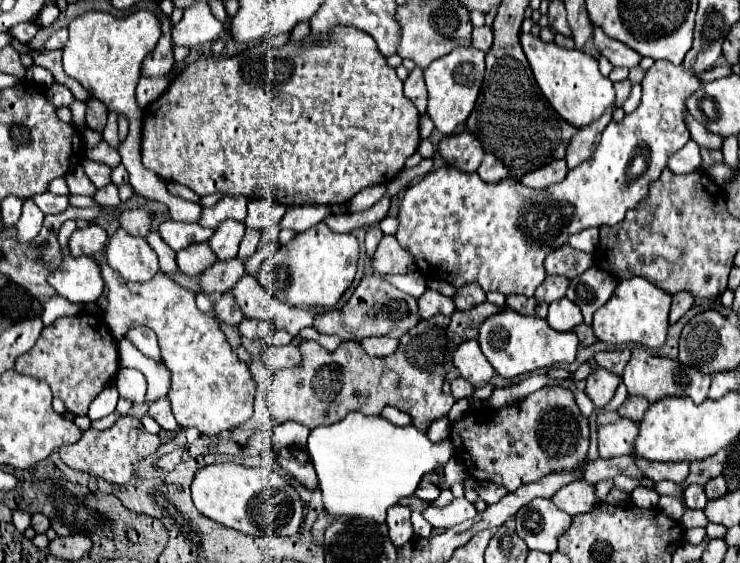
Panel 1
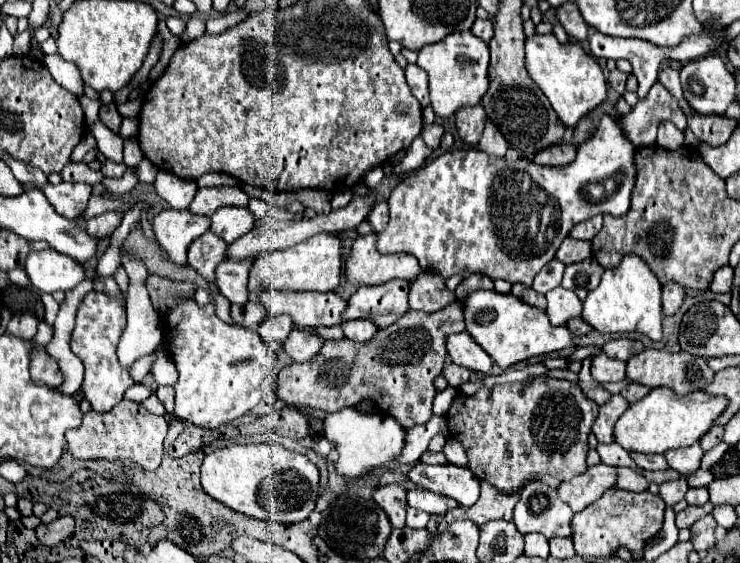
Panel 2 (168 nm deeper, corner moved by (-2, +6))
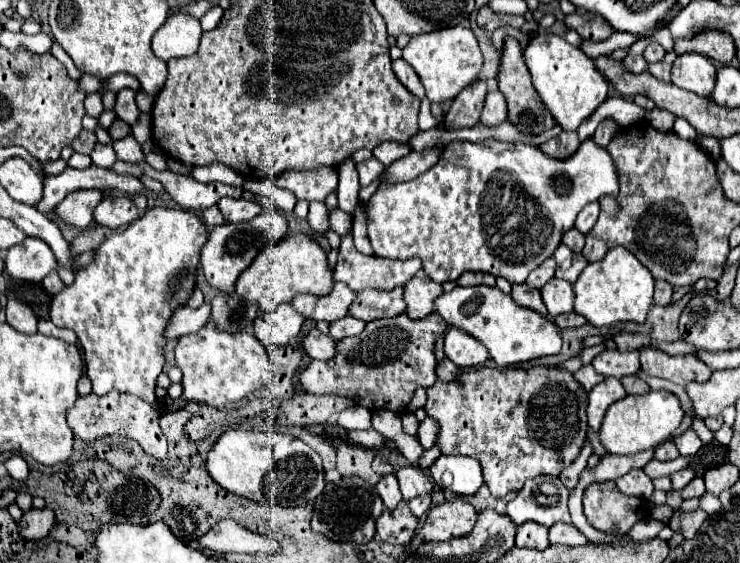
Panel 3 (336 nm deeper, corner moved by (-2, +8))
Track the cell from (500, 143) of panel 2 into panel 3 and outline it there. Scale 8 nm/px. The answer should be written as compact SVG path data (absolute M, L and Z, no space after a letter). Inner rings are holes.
M490 87L480 123L488 125L488 127L496 127L496 125L500 125L504 121L506 121L506 101L504 101L504 97L502 97L502 93L498 89Z

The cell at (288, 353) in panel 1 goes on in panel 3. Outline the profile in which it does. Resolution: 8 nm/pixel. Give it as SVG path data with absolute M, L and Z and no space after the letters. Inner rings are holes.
M312 329L304 337L304 351L310 359L332 359L336 351L336 341L330 335L320 333L318 329Z

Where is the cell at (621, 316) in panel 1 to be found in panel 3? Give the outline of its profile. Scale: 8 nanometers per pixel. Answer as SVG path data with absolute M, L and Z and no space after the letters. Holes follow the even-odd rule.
M614 247L602 261L590 263L582 271L574 283L574 293L574 311L584 315L596 327L608 327L626 321L642 325L654 303L654 277L634 255L630 255L630 251L624 247Z

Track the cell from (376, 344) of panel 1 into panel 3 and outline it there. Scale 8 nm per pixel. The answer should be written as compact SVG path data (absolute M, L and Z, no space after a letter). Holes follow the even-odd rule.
M346 315L346 317L342 317L342 319L334 321L334 323L330 323L330 335L332 335L334 339L354 337L354 335L362 333L364 325L366 325L364 321L358 321L356 317L352 317L352 315Z

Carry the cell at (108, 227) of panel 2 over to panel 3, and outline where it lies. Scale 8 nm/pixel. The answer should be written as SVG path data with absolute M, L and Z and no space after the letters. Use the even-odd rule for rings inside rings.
M128 197L102 199L102 203L98 203L98 207L94 209L94 221L110 229L118 229L120 225L130 225L138 217L140 211L136 209L134 201Z

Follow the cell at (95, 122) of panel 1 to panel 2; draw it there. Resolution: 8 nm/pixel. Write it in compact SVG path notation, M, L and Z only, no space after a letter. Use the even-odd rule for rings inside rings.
M114 103L104 105L104 111L100 111L100 121L102 121L110 131L114 131L114 133L118 133L118 131L120 131L122 117L120 117L120 113L116 111Z

